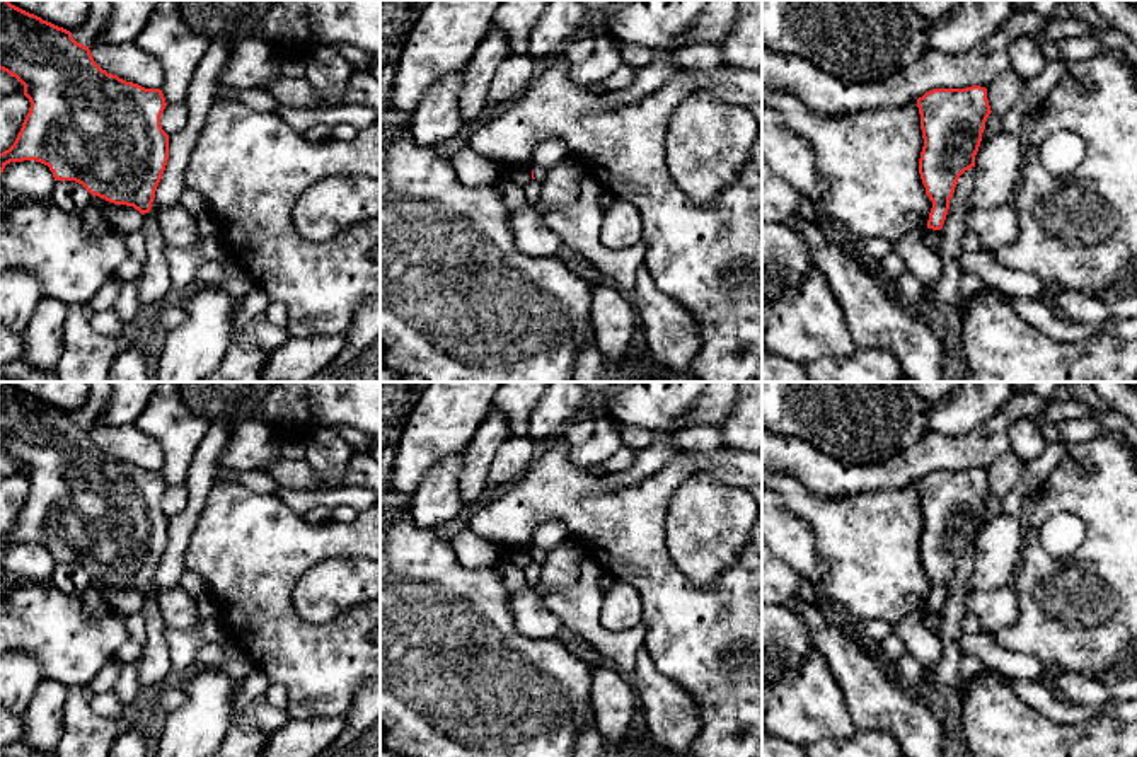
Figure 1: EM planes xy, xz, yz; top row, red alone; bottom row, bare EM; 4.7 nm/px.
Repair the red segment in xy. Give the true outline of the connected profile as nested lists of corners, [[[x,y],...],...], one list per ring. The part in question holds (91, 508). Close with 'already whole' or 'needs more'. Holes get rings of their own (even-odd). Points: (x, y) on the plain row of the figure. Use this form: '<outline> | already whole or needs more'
[[[0,382],[0,452],[15,459],[24,467],[24,477],[31,484],[29,494],[22,505],[22,510],[14,527],[0,535],[0,556],[10,544],[36,542],[49,549],[55,563],[75,563],[82,566],[90,576],[104,580],[106,583],[114,587],[133,588],[141,597],[152,592],[157,568],[162,561],[162,556],[169,542],[169,517],[160,508],[160,498],[167,484],[160,471],[145,471],[138,465],[126,464],[118,457],[107,455],[94,443],[89,428],[77,425],[72,419],[70,413],[58,409],[48,402],[43,402],[41,399],[12,387],[9,382]]] | already whole

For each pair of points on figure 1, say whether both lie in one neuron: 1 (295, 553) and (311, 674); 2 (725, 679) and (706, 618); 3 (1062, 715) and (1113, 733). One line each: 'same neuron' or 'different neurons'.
1: same neuron
2: same neuron
3: different neurons

